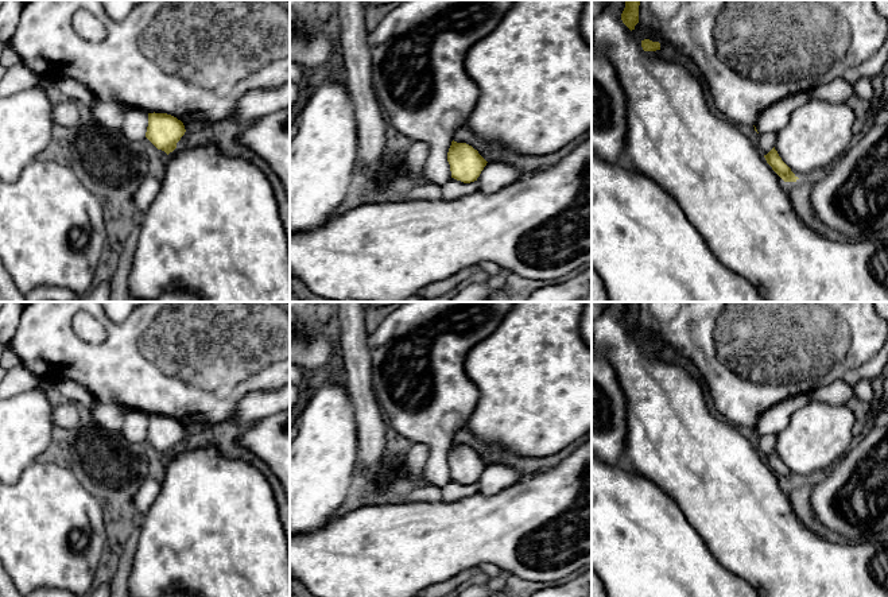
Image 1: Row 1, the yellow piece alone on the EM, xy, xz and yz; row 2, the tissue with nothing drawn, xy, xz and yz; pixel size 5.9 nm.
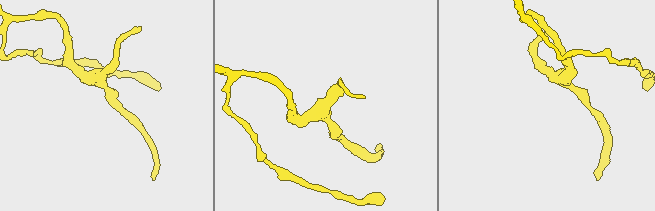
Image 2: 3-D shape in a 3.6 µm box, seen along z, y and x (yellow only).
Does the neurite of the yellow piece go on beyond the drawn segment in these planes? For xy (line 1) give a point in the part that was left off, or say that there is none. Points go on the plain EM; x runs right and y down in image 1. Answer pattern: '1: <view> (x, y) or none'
1: none

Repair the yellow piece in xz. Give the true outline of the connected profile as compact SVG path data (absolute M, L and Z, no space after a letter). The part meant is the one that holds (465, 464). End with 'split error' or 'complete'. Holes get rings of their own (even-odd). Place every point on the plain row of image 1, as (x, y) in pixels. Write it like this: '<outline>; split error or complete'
M454 442L447 454L447 464L450 466L451 480L464 485L477 482L488 465L472 447Z; complete

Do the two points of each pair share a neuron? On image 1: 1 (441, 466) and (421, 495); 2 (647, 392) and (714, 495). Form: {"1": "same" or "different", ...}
{"1": "different", "2": "same"}

